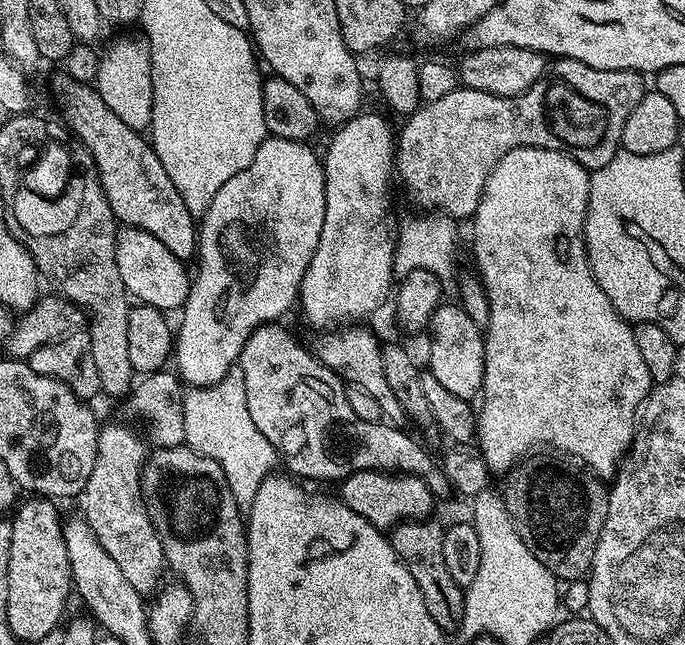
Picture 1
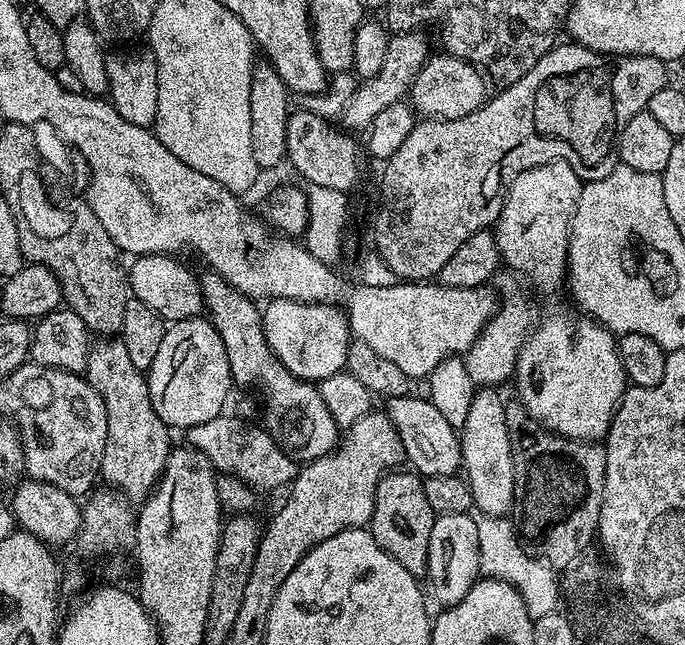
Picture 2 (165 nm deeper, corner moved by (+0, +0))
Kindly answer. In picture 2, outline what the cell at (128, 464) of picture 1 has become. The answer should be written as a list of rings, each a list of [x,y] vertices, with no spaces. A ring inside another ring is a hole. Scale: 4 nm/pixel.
[[[100,338],[88,349],[88,371],[86,379],[102,398],[106,406],[106,450],[102,450],[100,476],[109,489],[115,490],[129,502],[143,502],[148,499],[152,489],[160,481],[164,467],[168,461],[168,453],[172,451],[173,441],[168,441],[170,429],[158,418],[154,410],[154,402],[150,402],[148,377],[134,362],[130,362],[126,346],[119,338]]]

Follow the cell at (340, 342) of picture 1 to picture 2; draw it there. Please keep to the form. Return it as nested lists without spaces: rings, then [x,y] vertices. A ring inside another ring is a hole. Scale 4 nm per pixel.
[[[394,396],[387,404],[390,422],[394,422],[398,438],[402,438],[405,461],[421,477],[455,476],[461,471],[460,433],[450,426],[450,422],[446,422],[444,415],[432,405],[431,400]]]

